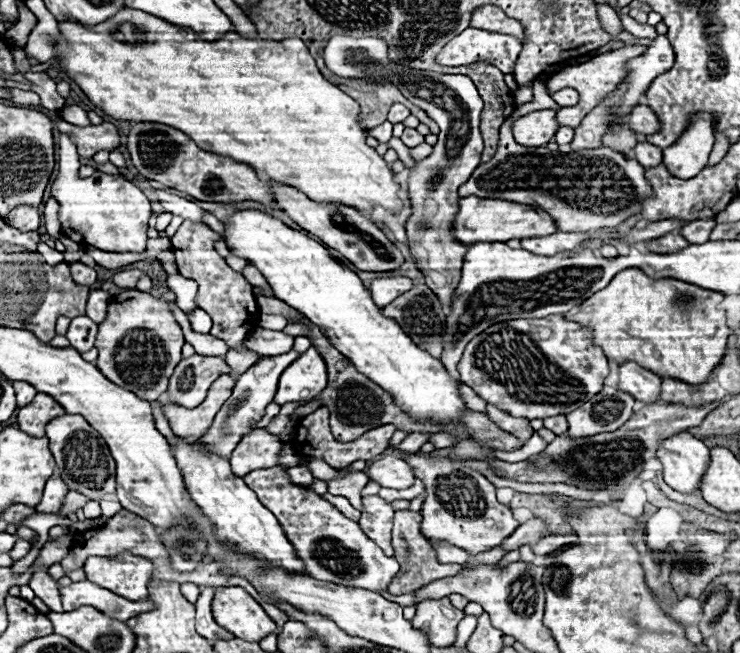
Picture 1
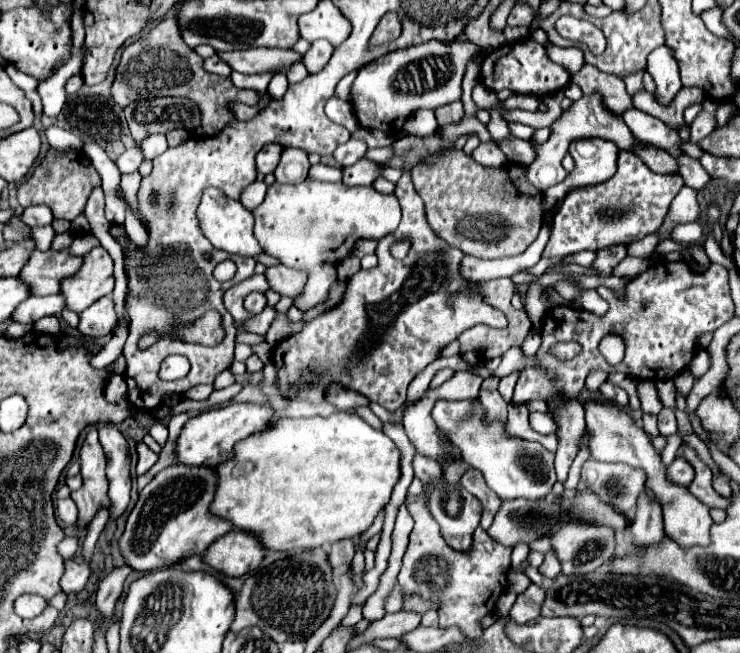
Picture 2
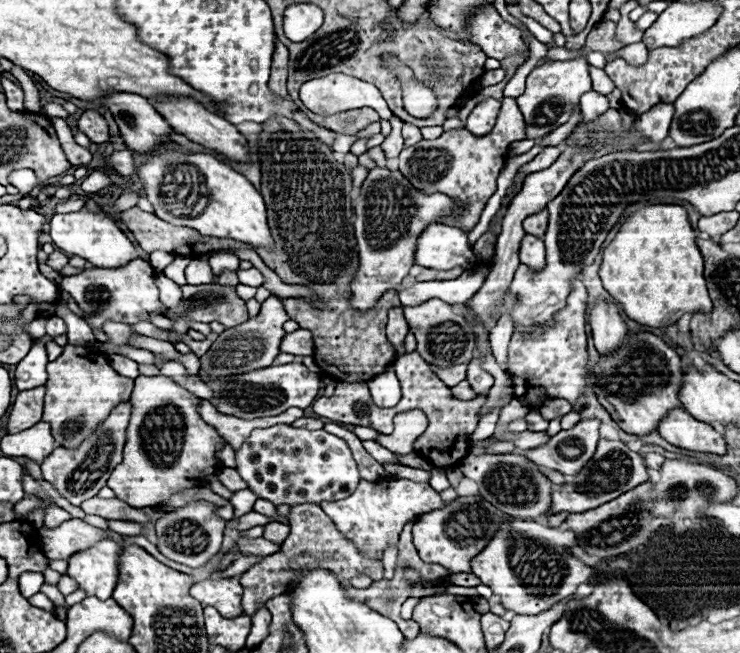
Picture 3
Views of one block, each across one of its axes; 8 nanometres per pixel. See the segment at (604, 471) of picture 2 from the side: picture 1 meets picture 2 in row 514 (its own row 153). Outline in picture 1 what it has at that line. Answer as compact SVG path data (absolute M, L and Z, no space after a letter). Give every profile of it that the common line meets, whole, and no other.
M618 124L612 128L610 134L606 134L602 138L602 144L612 150L618 150L622 154L632 154L632 148L636 146L636 136L632 130L628 130L626 124Z

